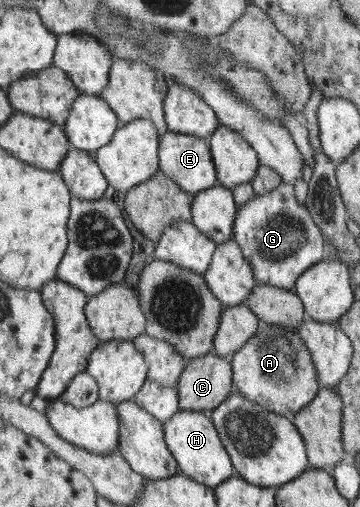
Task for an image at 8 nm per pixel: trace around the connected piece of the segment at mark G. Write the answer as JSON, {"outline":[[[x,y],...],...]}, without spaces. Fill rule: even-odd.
{"outline":[[[283,183],[266,195],[256,194],[250,203],[238,206],[234,234],[259,283],[294,290],[304,272],[327,259],[323,232],[307,206],[298,202],[292,183]]]}

